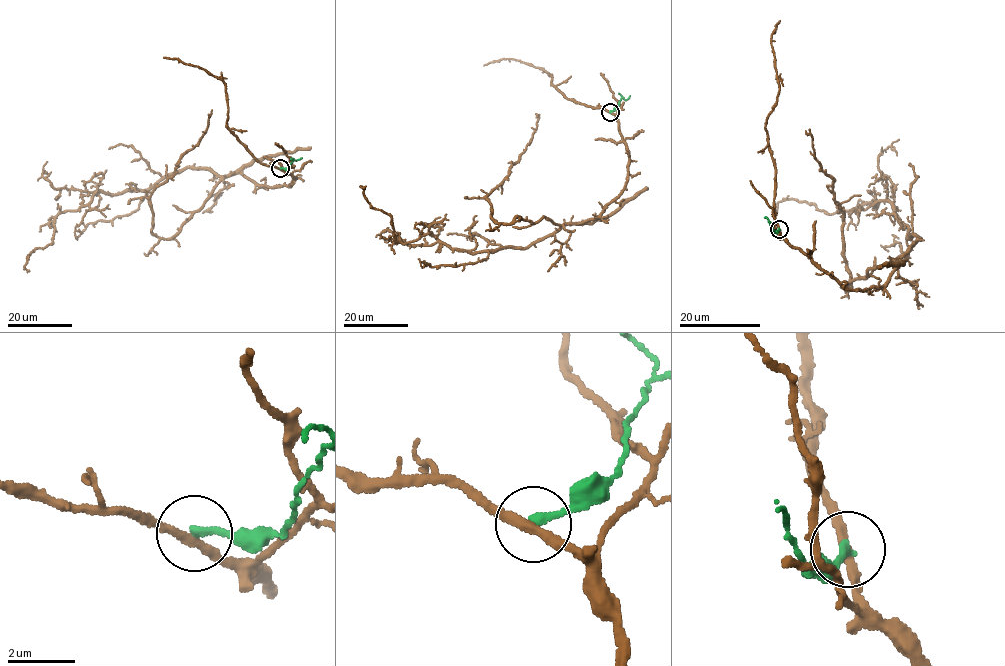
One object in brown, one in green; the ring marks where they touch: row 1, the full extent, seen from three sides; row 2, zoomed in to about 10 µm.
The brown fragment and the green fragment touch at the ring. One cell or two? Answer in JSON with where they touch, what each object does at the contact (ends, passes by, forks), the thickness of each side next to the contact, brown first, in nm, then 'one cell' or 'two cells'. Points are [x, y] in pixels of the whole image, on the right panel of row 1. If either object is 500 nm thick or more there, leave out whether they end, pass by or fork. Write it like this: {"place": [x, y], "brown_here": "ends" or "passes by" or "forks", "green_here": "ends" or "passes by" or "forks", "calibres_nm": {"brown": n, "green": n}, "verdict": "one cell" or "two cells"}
{"place": [779, 229], "brown_here": "passes by", "green_here": "ends", "calibres_nm": {"brown": 280, "green": 240}, "verdict": "two cells"}

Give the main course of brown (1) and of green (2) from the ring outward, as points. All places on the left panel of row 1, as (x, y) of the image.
1: (280, 168), (291, 185), (192, 167), (146, 189), (98, 191), (60, 212), (53, 243), (27, 257), (29, 271)
2: (280, 168), (289, 167), (292, 161), (302, 157)

